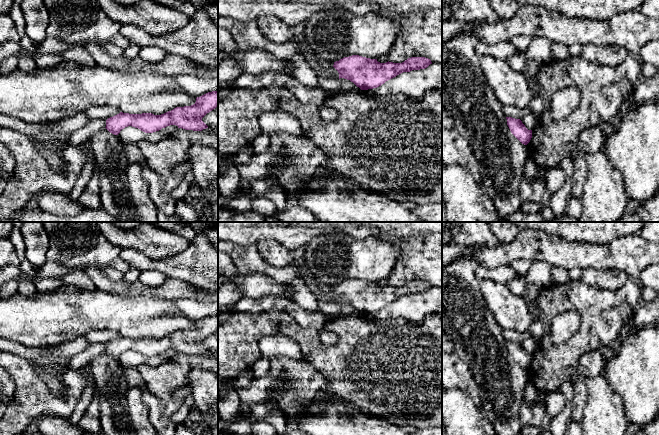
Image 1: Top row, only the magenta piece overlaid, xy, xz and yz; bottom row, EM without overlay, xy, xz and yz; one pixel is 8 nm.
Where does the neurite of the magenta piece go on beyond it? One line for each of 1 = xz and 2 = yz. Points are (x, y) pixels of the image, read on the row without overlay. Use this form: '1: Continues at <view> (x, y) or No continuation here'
1: No continuation here
2: No continuation here

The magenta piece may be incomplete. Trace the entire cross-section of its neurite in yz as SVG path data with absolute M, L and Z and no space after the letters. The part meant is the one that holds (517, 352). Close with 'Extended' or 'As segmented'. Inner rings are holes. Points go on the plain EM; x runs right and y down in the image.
M506 341L507 349L511 357L524 369L527 369L532 362L532 354L528 354L520 343Z. As segmented

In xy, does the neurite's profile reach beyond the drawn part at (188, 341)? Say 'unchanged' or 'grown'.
unchanged

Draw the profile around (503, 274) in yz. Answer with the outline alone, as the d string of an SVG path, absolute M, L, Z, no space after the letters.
M479 266L476 270L476 276L479 280L492 279L506 284L509 280L517 277L518 274L510 266L500 266L497 268Z

